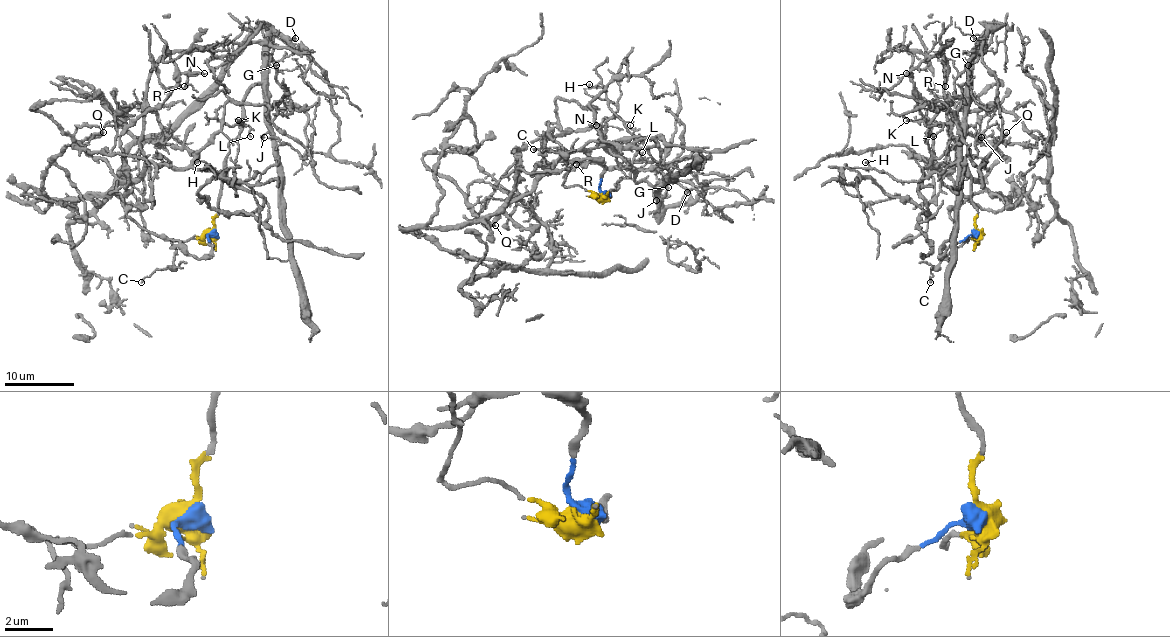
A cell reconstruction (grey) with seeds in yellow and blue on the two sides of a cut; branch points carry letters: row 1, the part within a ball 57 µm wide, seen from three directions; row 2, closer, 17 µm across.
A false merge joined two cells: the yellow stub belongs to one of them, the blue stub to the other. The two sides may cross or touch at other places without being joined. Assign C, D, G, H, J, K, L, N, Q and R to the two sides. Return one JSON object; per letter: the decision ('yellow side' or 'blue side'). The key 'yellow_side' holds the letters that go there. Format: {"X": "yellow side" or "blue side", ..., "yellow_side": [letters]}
{"C": "yellow side", "D": "yellow side", "G": "yellow side", "H": "yellow side", "J": "yellow side", "K": "yellow side", "L": "yellow side", "N": "blue side", "Q": "blue side", "R": "blue side", "yellow_side": ["C", "D", "G", "H", "J", "K", "L"]}

